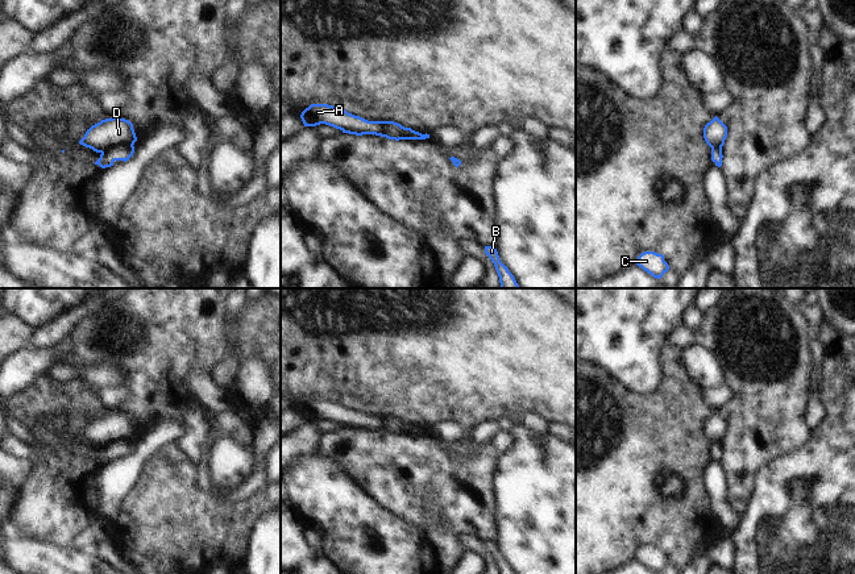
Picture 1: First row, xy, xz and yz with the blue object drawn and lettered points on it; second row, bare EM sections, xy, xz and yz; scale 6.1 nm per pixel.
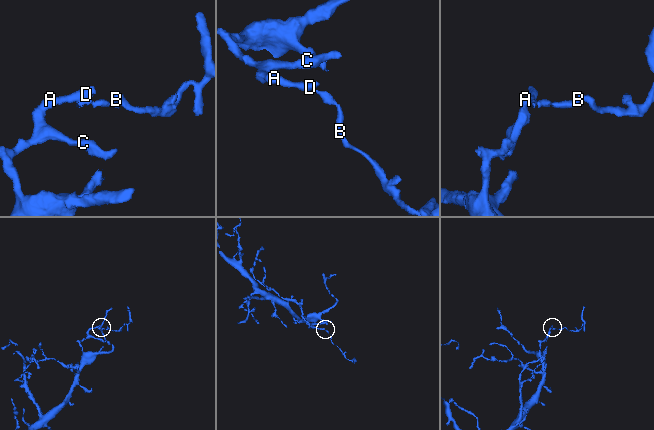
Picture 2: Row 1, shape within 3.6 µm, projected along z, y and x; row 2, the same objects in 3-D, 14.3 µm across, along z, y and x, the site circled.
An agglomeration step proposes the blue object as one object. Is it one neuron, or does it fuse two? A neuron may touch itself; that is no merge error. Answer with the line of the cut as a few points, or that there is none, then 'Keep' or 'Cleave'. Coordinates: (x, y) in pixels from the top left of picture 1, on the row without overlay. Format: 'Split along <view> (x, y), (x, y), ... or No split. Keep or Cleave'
Split along xy (132, 439), (111, 440), (100, 446). Cleave

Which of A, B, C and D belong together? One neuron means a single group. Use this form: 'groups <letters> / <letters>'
groups A C D / B

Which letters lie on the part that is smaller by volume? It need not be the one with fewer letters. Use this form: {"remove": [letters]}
{"remove": ["B"]}

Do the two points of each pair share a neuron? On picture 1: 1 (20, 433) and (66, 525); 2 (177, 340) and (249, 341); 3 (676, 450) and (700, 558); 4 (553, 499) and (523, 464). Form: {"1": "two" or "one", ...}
{"1": "two", "2": "two", "3": "two", "4": "one"}

